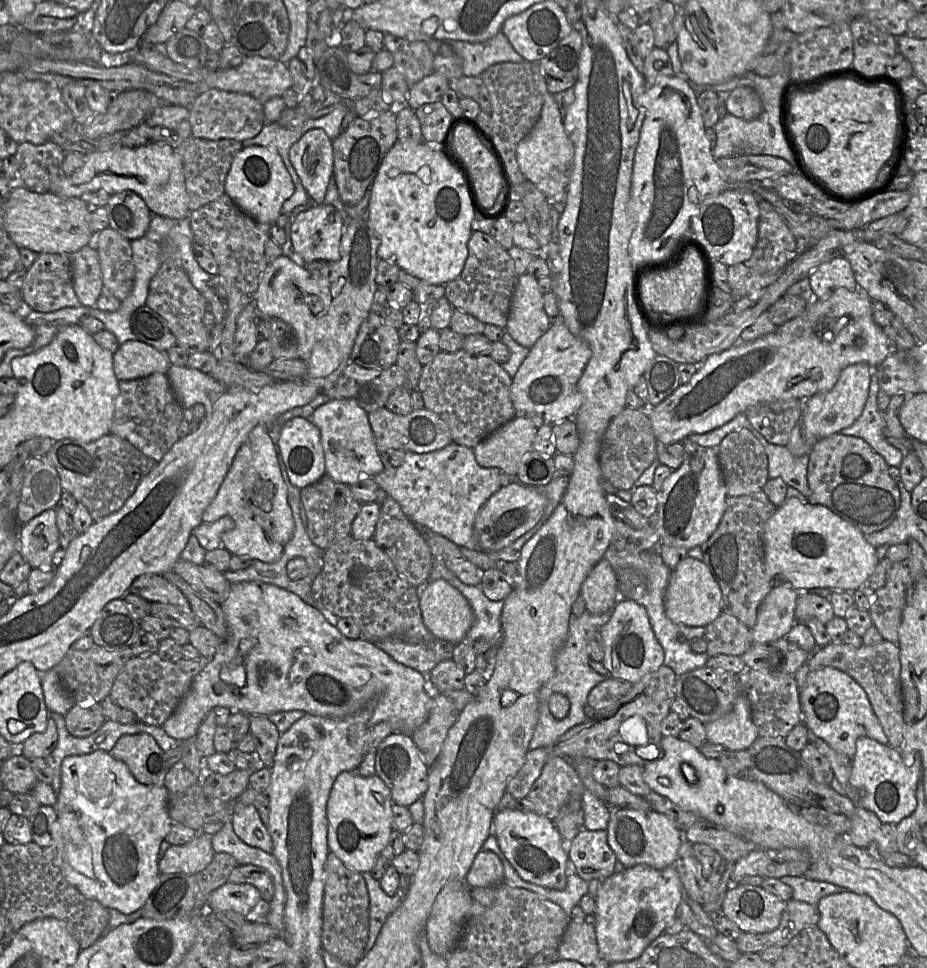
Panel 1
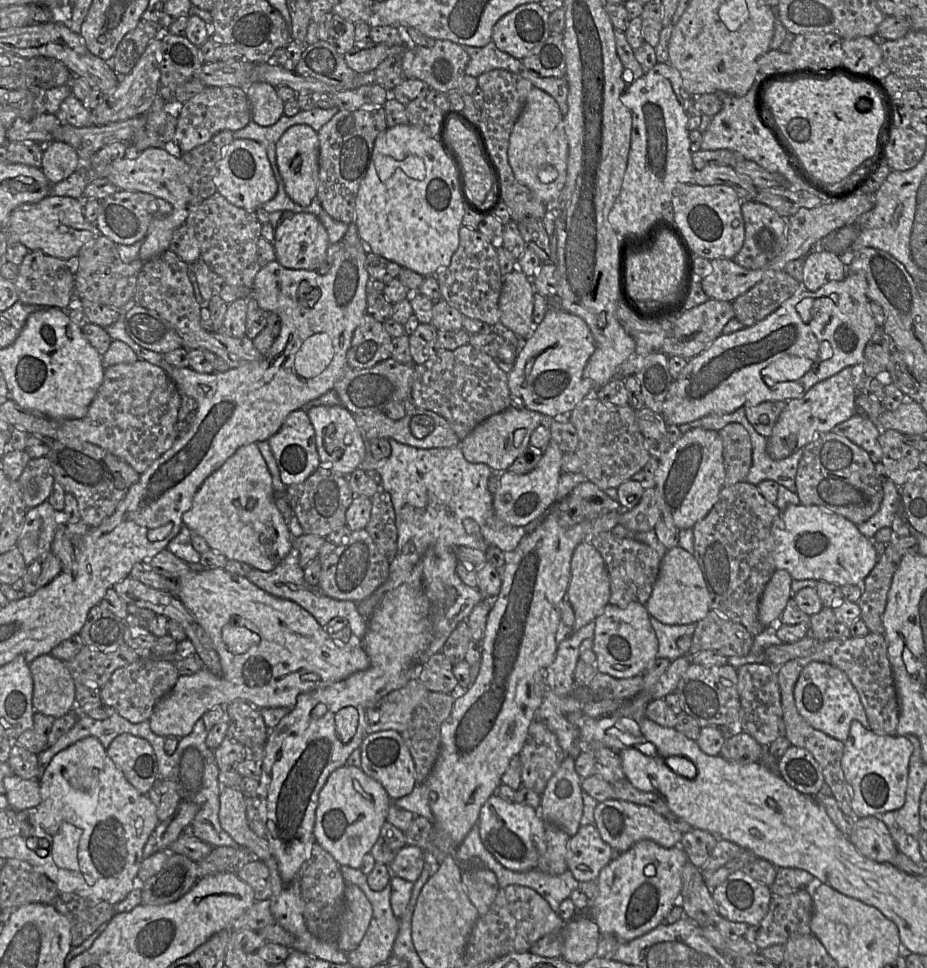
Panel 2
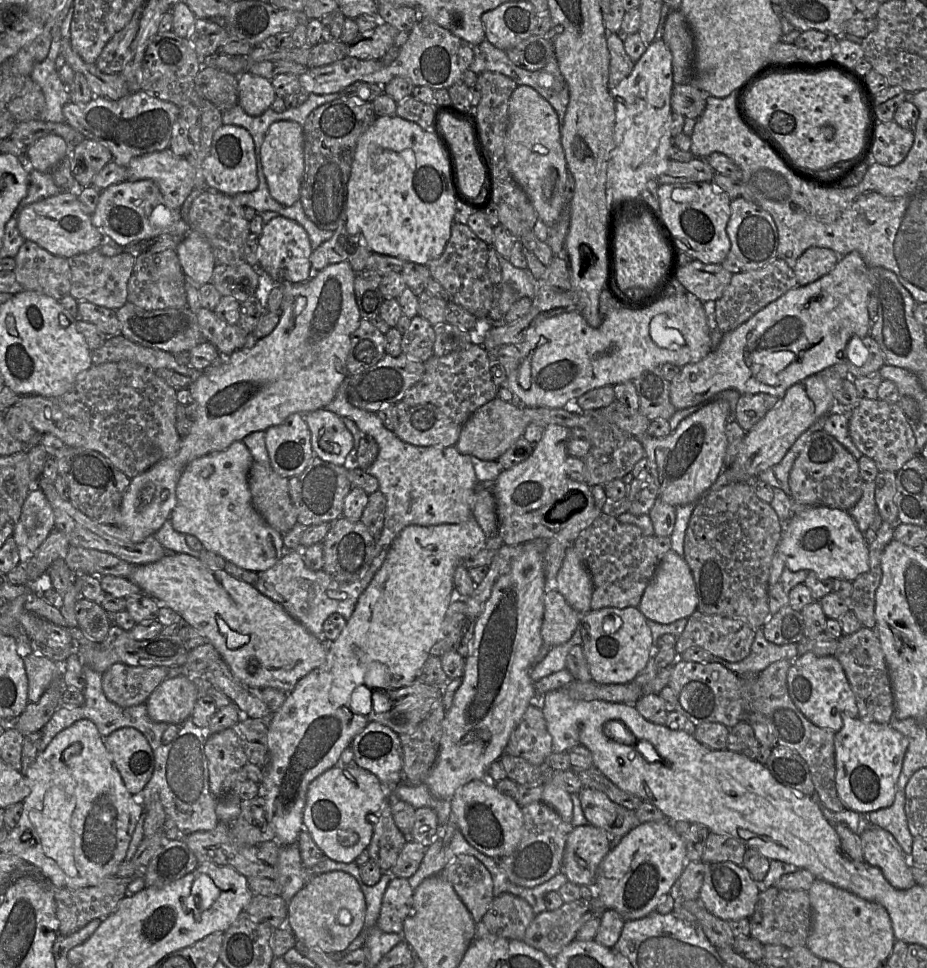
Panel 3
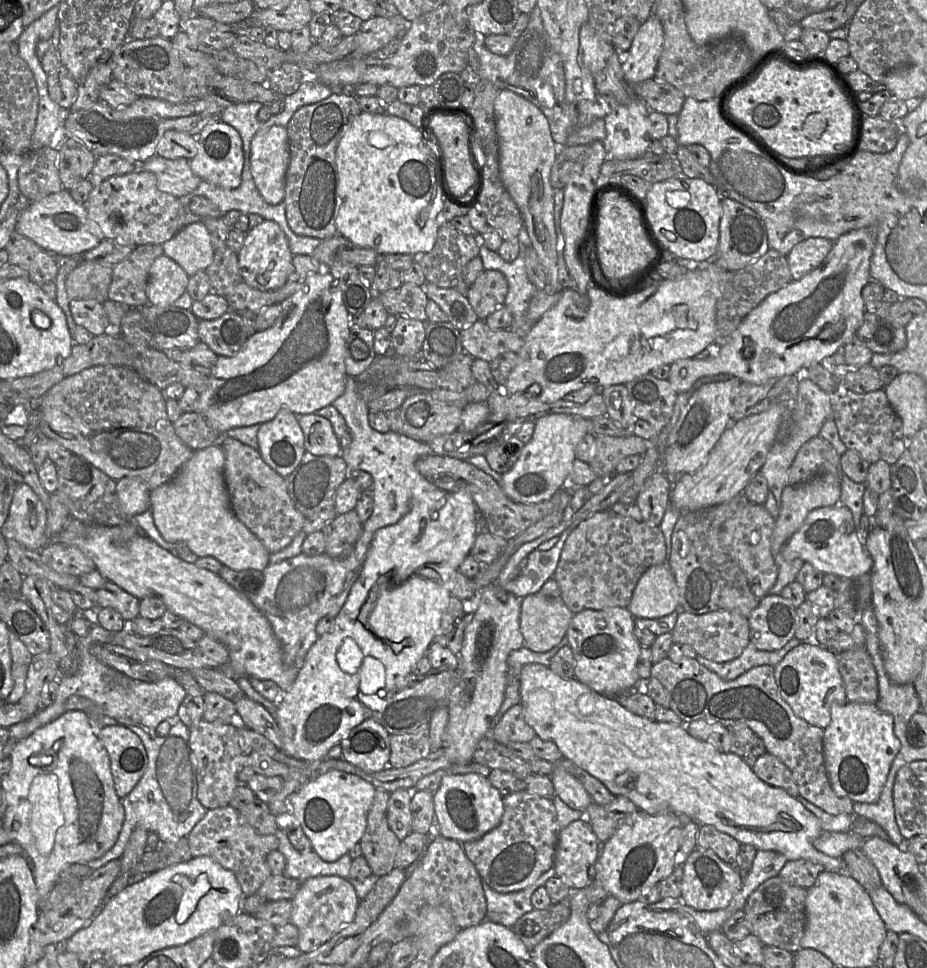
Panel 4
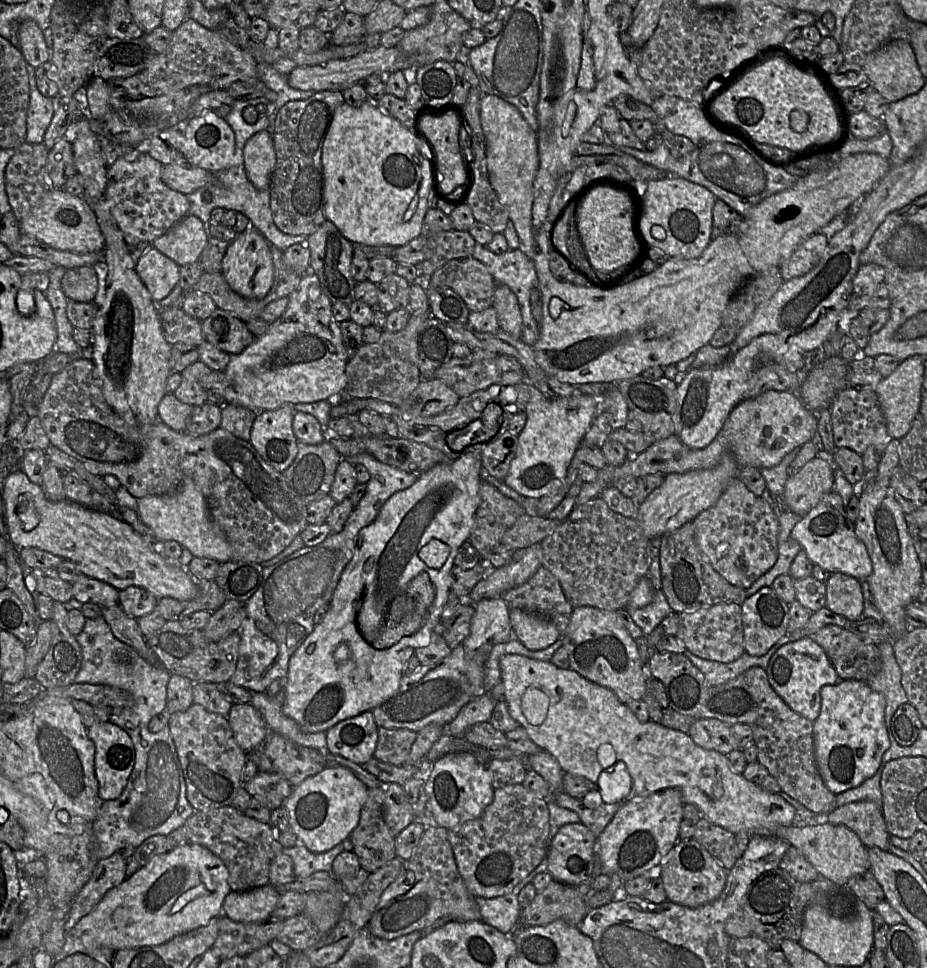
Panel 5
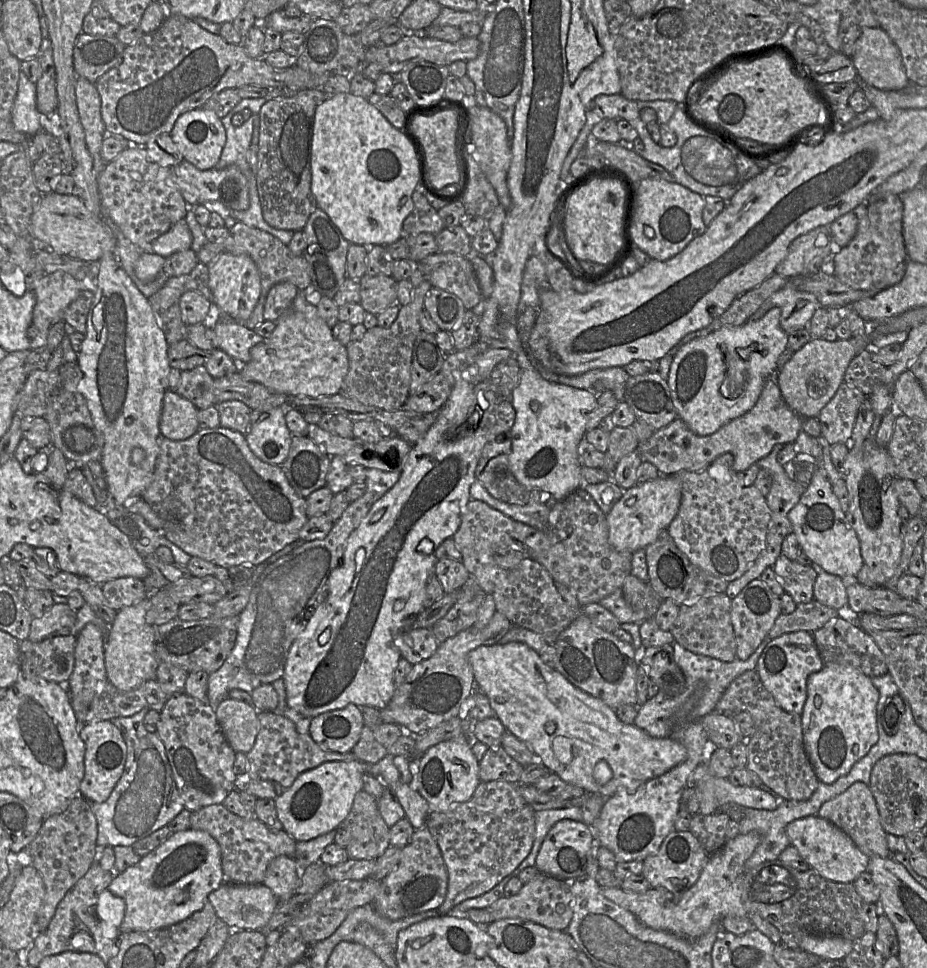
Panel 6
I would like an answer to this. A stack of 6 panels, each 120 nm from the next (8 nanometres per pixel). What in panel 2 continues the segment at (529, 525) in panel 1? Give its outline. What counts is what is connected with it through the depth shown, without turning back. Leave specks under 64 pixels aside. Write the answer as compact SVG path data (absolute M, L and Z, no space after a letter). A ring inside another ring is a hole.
M551 440L539 463L532 471L527 474L503 472L499 487L492 499L496 517L508 525L525 526L541 516L556 499L559 478L562 474L563 455L564 452Z

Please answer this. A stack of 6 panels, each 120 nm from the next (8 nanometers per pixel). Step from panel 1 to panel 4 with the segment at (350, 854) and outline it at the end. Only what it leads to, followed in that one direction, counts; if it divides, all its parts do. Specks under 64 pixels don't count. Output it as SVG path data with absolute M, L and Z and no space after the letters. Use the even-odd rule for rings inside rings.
M331 769L305 783L290 797L290 812L309 838L313 850L327 862L334 862L360 842L376 787L361 777Z

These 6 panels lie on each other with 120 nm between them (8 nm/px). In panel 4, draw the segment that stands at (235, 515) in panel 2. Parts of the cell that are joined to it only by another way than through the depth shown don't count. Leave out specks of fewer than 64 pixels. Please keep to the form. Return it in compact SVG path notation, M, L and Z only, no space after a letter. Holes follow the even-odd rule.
M221 444L194 451L192 457L166 484L150 492L150 507L154 523L162 537L169 543L183 542L198 557L213 557L223 566L236 571L263 571L270 563L271 553L233 513L224 479L225 451Z

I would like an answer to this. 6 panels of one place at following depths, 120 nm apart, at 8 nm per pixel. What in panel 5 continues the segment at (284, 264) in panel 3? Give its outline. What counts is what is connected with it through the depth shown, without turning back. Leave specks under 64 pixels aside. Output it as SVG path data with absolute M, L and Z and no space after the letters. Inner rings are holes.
M254 228L239 233L227 248L221 274L231 289L239 295L250 299L262 299L274 282L274 266L269 242Z

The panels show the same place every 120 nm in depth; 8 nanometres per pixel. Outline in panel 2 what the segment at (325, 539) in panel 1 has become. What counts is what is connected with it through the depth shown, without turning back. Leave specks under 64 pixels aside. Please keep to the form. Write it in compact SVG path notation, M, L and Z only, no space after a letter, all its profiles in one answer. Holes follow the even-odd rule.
M320 466L303 483L288 486L286 497L306 534L326 538L332 531L346 525L346 511L354 499L348 477Z

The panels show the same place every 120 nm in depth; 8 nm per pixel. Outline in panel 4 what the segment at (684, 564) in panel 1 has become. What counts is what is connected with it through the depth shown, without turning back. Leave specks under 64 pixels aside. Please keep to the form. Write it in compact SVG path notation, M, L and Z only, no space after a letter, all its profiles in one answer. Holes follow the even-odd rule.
M668 564L650 567L639 579L628 610L642 619L660 618L678 609L678 587Z

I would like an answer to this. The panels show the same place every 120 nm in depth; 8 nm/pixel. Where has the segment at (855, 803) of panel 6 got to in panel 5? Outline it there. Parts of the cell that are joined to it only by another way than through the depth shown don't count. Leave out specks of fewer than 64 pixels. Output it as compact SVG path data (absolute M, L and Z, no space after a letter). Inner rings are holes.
M862 800L835 807L827 813L827 819L830 823L841 824L854 831L867 848L878 847L885 851L889 848L889 832L881 807L873 801Z

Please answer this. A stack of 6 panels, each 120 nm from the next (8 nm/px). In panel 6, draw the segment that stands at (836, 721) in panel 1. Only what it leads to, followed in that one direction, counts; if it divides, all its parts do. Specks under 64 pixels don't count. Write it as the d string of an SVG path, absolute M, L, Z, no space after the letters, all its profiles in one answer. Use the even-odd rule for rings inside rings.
M798 631L781 635L770 641L759 657L756 671L759 673L766 689L784 711L801 715L807 700L808 677L812 673L820 671L824 665L825 663L815 645L812 633Z

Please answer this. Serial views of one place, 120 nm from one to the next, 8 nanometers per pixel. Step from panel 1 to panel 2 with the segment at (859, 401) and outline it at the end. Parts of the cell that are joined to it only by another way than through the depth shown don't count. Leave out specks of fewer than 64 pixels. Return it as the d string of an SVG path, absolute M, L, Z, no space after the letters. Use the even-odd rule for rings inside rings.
M851 367L843 368L830 378L815 384L802 397L786 402L772 435L767 439L767 452L772 459L789 457L820 434L831 432L836 425L857 413L856 387L851 371Z

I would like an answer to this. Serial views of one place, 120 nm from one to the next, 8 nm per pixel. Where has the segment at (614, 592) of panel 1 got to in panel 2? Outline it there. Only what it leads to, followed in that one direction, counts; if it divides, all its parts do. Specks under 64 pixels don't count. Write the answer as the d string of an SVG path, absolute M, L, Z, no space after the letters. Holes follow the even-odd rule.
M589 542L580 543L572 555L571 578L566 594L575 613L573 629L577 630L593 622L609 604L610 594L610 578L604 559Z

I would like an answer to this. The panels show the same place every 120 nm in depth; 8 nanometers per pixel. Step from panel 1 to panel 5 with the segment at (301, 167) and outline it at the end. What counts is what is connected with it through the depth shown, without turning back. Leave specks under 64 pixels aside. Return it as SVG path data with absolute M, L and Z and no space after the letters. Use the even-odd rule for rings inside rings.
M260 131L251 136L243 149L244 168L249 181L258 190L268 190L276 164L272 134Z

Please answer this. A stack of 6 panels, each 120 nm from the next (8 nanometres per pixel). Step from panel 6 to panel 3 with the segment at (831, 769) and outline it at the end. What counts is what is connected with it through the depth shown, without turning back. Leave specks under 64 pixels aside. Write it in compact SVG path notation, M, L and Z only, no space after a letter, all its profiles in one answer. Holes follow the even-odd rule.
M842 713L843 726L835 733L837 792L847 809L866 814L889 807L896 795L896 786L909 741L890 724L870 722Z

